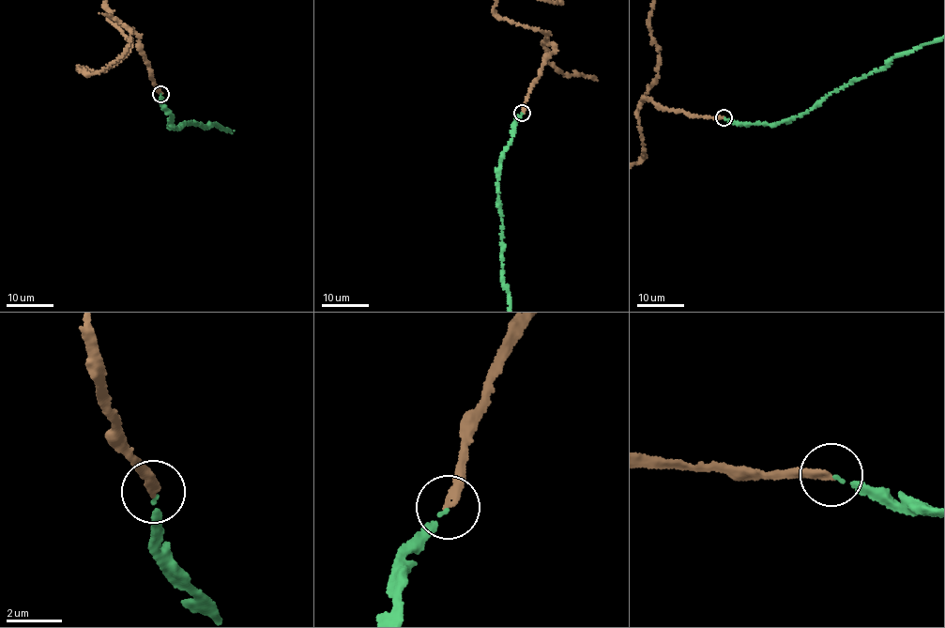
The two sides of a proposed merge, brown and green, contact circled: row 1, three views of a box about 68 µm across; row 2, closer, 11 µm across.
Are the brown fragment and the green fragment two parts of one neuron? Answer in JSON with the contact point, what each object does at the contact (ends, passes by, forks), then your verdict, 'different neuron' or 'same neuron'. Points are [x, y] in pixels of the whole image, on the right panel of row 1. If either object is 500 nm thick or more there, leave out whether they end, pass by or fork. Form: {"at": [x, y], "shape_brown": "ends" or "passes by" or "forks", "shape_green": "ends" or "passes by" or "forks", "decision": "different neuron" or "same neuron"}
{"at": [723, 117], "shape_brown": "ends", "shape_green": "ends", "decision": "same neuron"}

